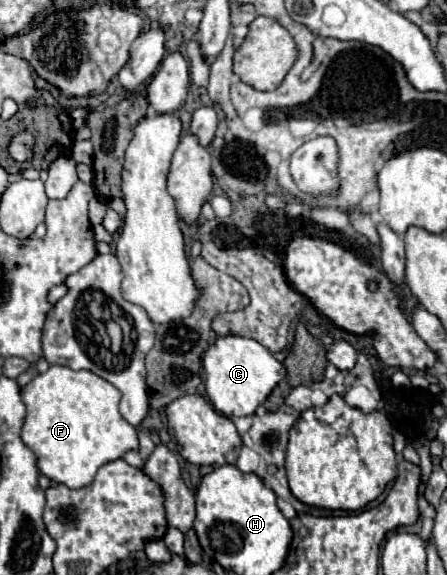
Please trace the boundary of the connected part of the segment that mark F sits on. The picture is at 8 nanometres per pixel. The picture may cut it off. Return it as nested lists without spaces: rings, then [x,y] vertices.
[[[51,365],[47,373],[39,373],[21,389],[21,399],[27,407],[23,443],[35,453],[39,473],[69,489],[89,485],[101,465],[139,445],[137,431],[119,415],[119,389],[91,371]]]

